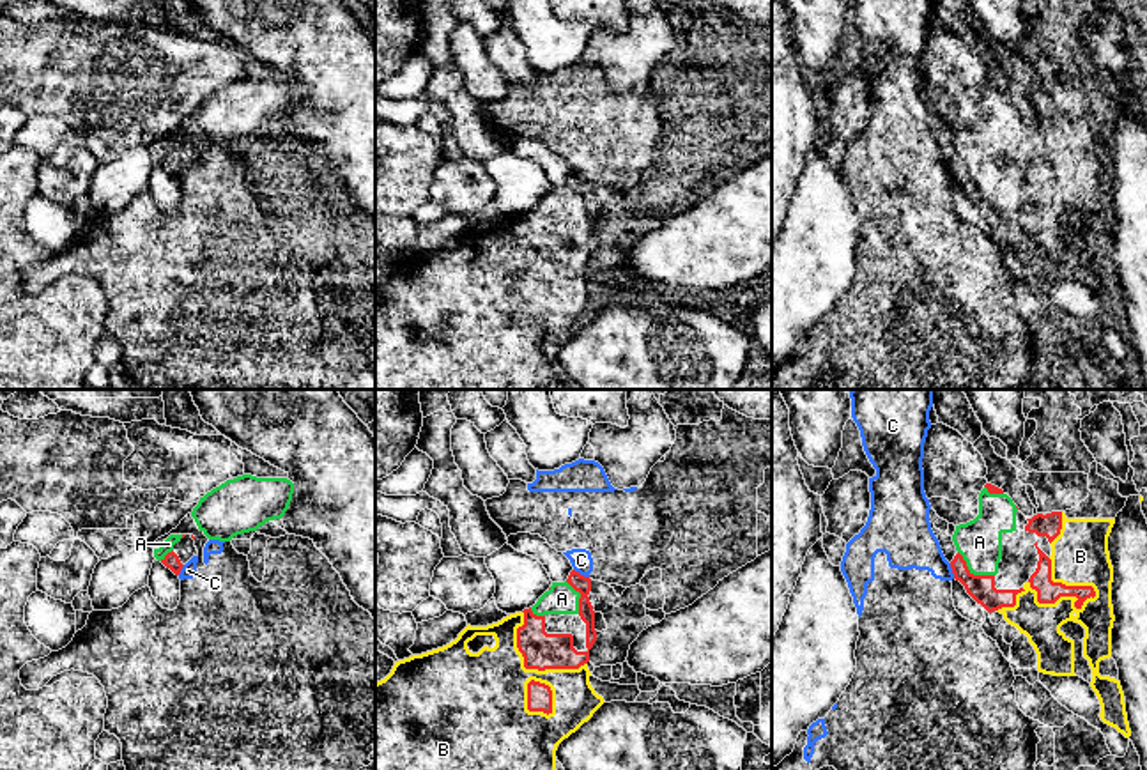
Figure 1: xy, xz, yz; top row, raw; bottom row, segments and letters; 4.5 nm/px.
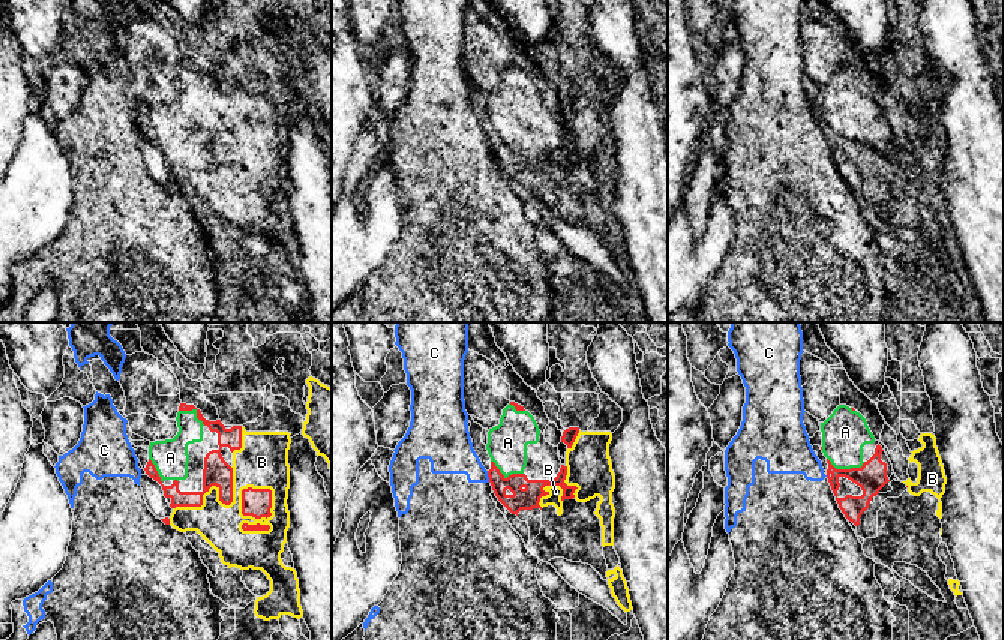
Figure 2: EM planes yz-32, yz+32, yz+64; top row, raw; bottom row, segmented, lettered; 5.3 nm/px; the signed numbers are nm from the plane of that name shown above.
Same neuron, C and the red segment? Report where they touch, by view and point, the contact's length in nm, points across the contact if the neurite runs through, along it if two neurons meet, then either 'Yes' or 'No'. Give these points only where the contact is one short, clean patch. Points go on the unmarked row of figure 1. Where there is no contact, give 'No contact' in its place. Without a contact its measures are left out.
Touches red at xz (579, 177). Shared border 80 nm. Boundary: xz (574, 172), (588, 181). No

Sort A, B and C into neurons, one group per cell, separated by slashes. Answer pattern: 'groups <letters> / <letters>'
groups A B / C

